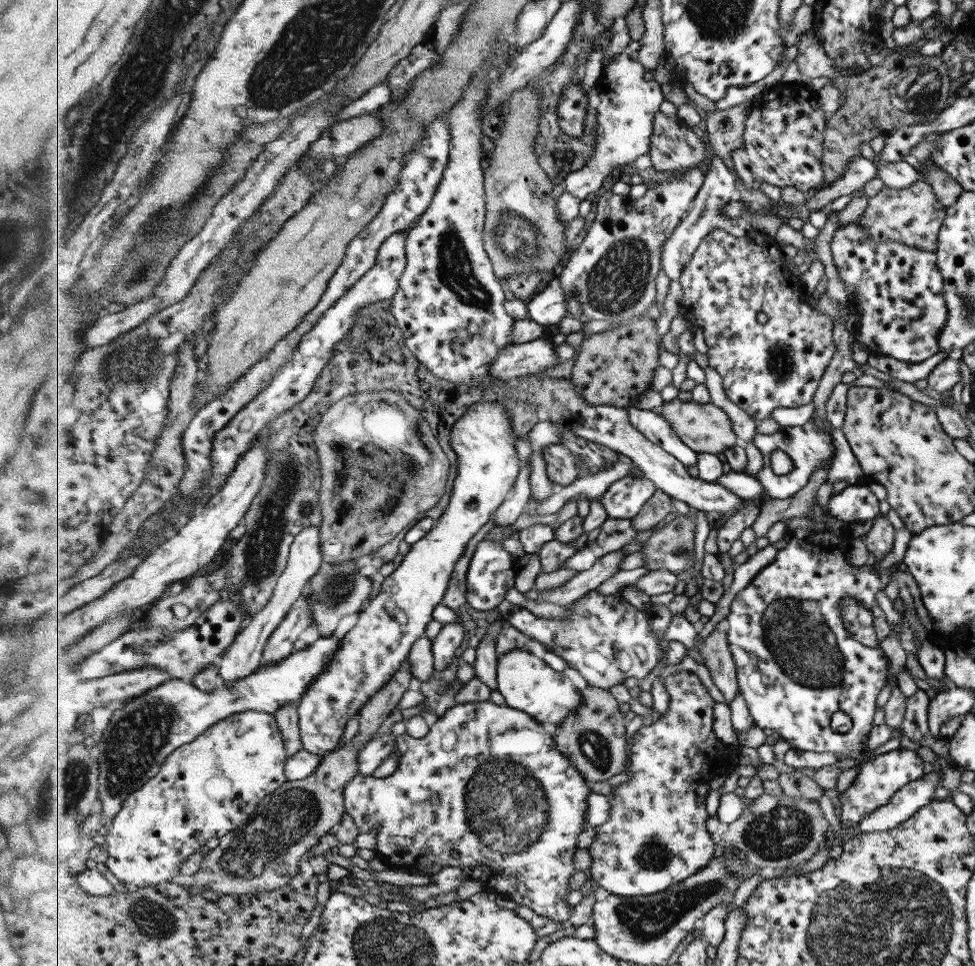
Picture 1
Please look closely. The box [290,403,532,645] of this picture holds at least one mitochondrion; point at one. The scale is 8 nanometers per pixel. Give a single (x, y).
(334, 591)

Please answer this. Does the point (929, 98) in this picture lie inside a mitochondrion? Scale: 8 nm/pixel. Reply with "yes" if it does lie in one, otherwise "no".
no

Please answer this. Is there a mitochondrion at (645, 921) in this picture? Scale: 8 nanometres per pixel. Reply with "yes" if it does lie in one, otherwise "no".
yes

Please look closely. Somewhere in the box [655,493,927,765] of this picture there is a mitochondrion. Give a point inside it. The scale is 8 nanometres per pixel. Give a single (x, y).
(803, 646)

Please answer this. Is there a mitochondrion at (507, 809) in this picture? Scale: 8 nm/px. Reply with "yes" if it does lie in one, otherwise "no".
yes

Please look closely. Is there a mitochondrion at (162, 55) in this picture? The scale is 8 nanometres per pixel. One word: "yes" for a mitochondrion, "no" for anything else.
yes

